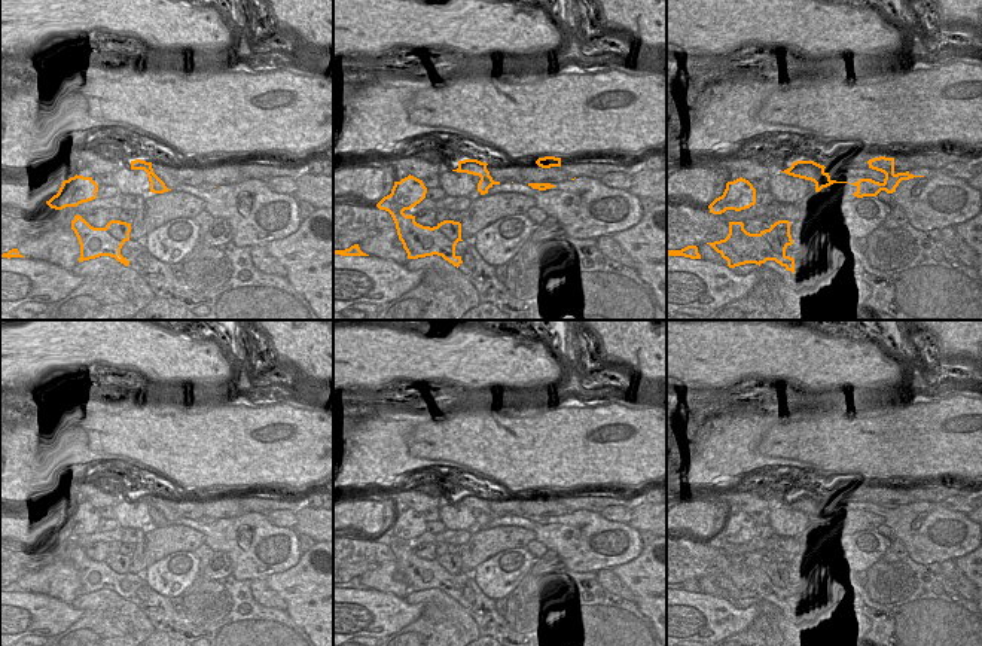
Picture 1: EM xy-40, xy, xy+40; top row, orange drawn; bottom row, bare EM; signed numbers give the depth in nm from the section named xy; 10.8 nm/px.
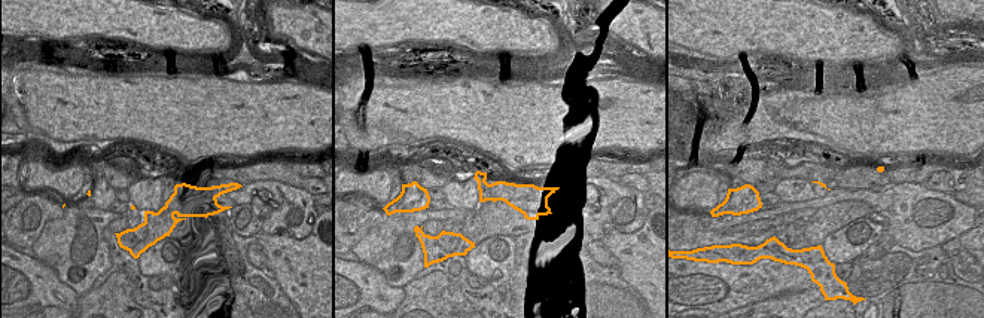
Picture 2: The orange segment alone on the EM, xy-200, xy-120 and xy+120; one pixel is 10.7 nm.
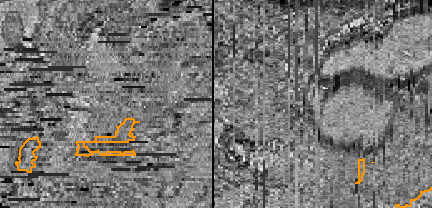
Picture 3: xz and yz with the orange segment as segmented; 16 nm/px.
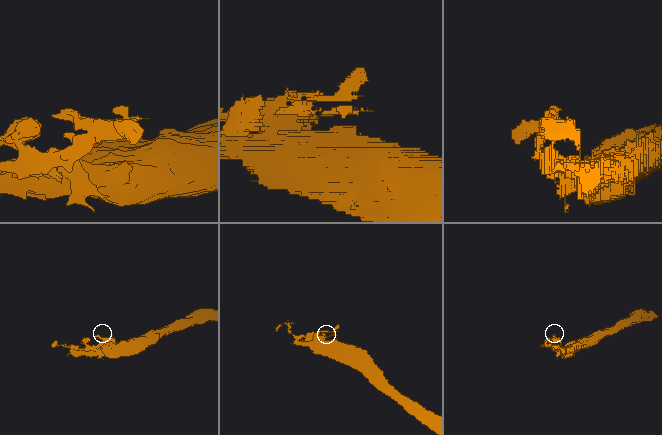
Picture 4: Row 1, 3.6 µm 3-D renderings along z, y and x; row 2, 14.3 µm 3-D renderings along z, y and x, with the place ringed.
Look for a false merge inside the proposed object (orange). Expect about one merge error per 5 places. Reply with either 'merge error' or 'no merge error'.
no merge error

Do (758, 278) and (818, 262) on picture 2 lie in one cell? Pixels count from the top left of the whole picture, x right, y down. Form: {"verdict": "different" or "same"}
{"verdict": "same"}

